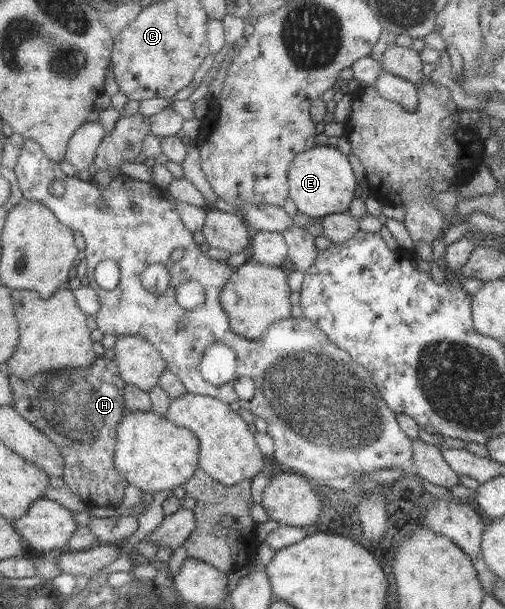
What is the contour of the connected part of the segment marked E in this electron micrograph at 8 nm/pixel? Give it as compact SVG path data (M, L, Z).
M315 145L306 152L298 153L291 162L288 178L289 198L295 202L297 210L310 218L348 212L358 186L348 157L338 147L327 145Z

